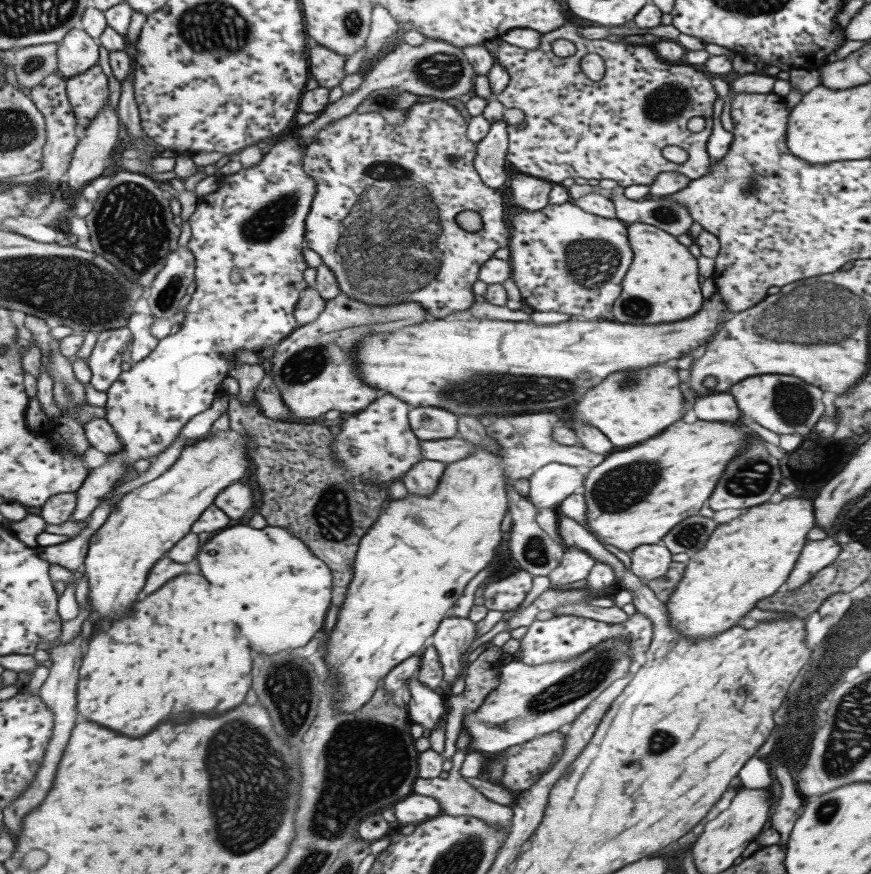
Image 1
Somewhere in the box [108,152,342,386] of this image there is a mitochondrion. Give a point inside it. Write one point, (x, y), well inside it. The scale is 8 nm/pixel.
(268, 221)

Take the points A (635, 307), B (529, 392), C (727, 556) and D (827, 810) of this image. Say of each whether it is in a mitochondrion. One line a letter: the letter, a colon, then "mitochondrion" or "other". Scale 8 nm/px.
A: mitochondrion
B: mitochondrion
C: other
D: mitochondrion

